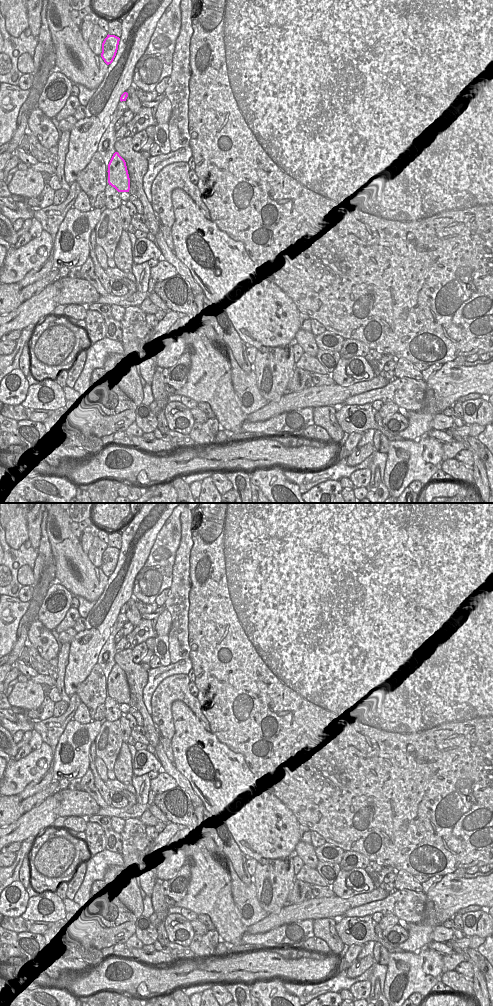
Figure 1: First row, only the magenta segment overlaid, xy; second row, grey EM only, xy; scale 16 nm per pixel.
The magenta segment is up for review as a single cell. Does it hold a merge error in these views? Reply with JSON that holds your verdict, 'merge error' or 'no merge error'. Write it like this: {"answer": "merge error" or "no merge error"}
{"answer": "no merge error"}

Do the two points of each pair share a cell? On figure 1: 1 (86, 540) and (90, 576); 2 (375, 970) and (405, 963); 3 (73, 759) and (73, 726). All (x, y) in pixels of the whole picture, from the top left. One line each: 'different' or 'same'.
1: different
2: different
3: same

